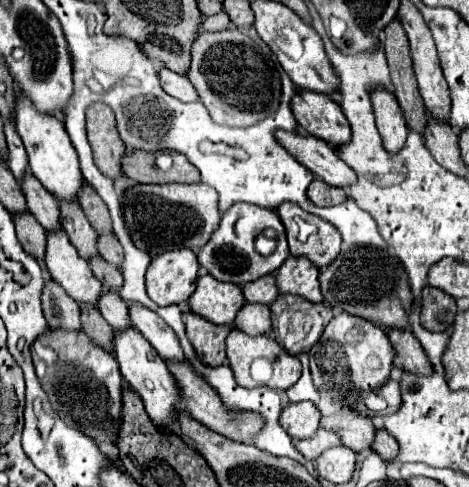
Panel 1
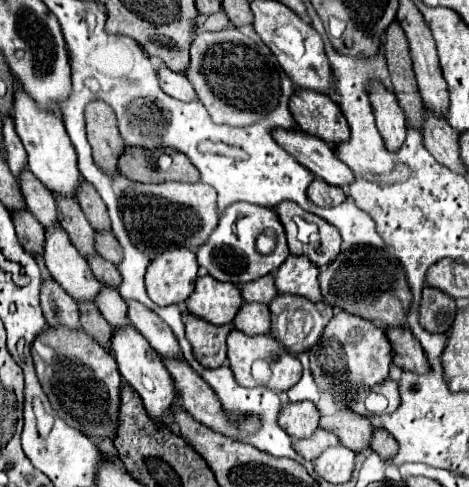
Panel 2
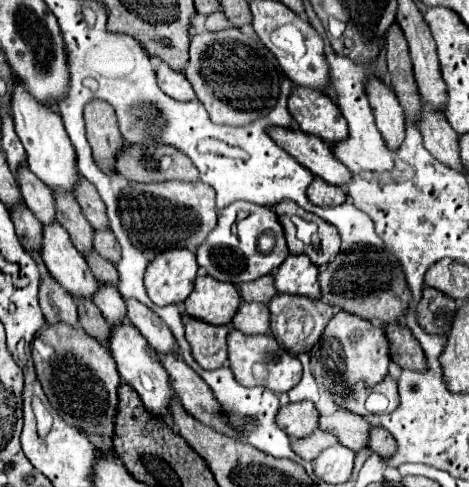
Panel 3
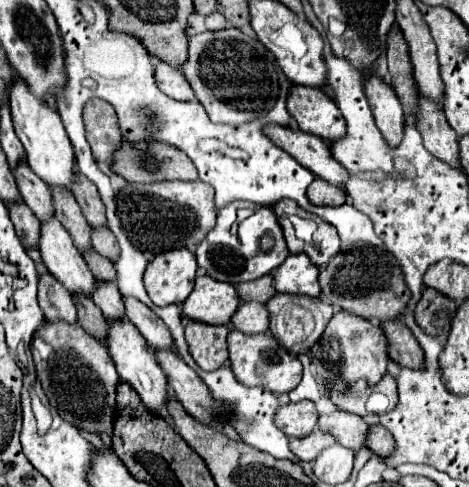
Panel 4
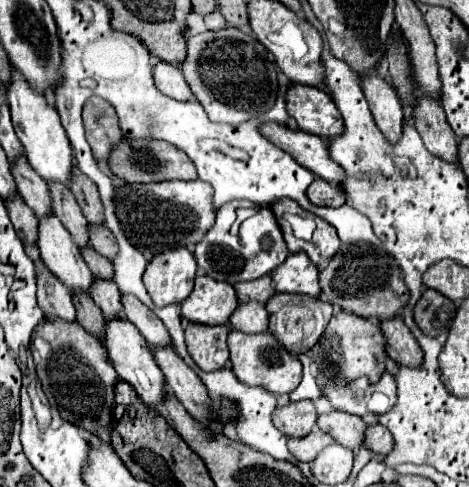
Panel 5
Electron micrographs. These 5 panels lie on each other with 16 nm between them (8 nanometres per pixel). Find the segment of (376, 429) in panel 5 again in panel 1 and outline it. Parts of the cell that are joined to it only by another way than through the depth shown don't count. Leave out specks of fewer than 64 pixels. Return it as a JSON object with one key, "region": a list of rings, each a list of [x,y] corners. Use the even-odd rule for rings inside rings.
{"region":[[[378,430],[372,448],[374,448],[374,452],[378,452],[378,454],[382,456],[382,460],[386,460],[386,462],[392,462],[392,460],[396,458],[396,454],[400,452],[396,440],[394,440],[386,430]]]}

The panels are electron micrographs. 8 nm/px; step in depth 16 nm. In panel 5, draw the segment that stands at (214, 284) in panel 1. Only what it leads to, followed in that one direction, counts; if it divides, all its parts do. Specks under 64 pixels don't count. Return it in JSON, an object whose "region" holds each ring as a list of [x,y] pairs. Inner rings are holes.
{"region":[[[198,276],[192,294],[182,302],[182,316],[200,324],[228,324],[238,304],[240,300],[232,284]]]}

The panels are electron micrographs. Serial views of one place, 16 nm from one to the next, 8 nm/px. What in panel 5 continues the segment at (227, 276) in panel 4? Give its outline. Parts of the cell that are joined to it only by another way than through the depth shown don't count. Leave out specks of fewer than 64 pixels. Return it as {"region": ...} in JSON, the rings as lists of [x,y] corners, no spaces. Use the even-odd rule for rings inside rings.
{"region":[[[232,202],[232,204],[226,204],[224,208],[218,208],[216,212],[216,224],[212,226],[212,230],[208,232],[208,236],[204,236],[204,240],[200,240],[200,244],[196,244],[196,260],[198,260],[198,266],[206,270],[206,274],[214,280],[220,280],[220,282],[228,282],[228,284],[236,284],[236,282],[246,282],[246,280],[256,280],[264,274],[270,274],[274,268],[278,268],[284,258],[288,254],[282,254],[282,230],[276,222],[276,216],[270,208],[266,206],[256,206],[256,204],[250,204],[250,202]],[[238,208],[256,208],[256,216],[252,216],[250,220],[256,220],[256,224],[250,222],[250,232],[248,232],[248,240],[244,242],[240,236],[232,236],[230,234],[230,226],[234,224],[234,218],[236,218],[236,210]],[[264,236],[270,236],[274,240],[272,248],[270,250],[262,250],[260,246],[260,240]]]}

